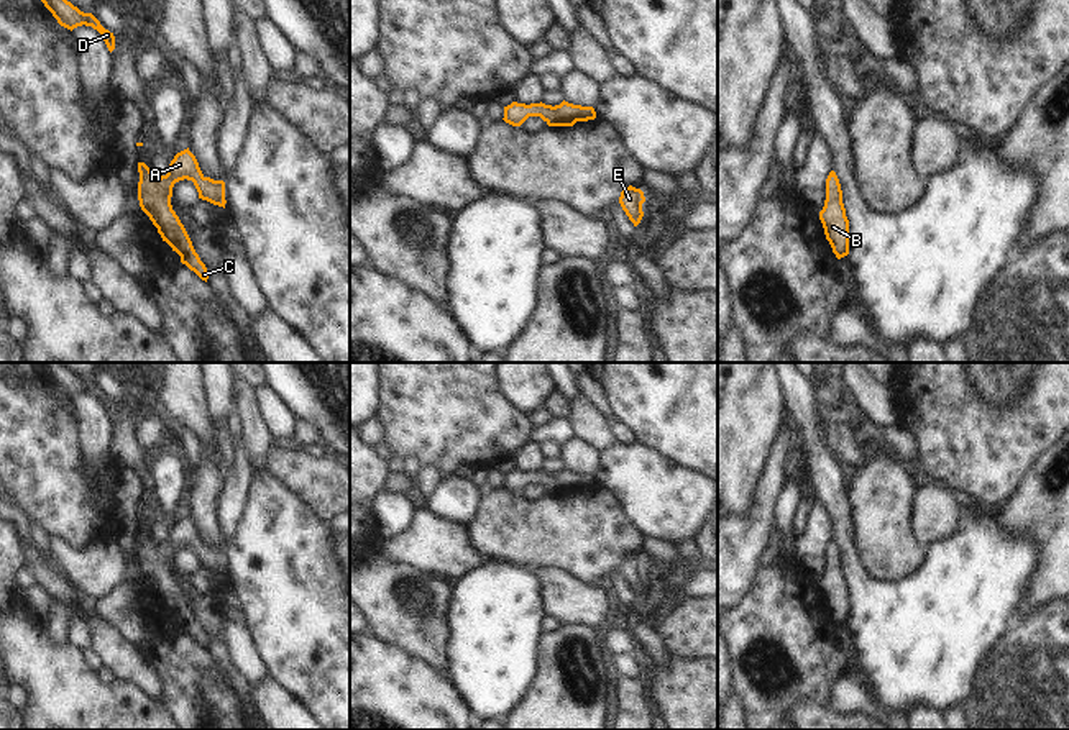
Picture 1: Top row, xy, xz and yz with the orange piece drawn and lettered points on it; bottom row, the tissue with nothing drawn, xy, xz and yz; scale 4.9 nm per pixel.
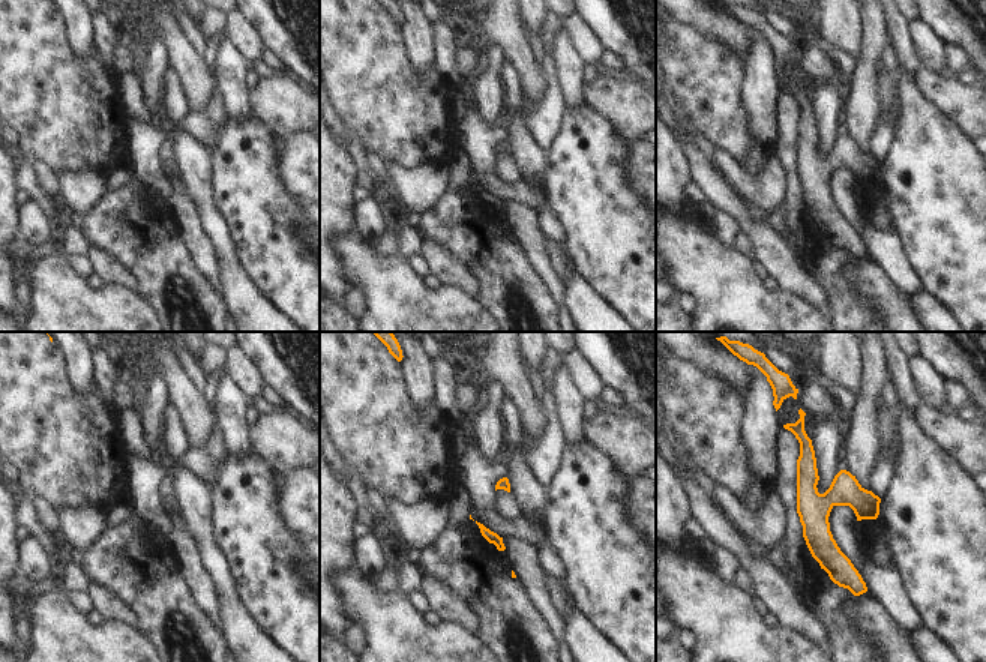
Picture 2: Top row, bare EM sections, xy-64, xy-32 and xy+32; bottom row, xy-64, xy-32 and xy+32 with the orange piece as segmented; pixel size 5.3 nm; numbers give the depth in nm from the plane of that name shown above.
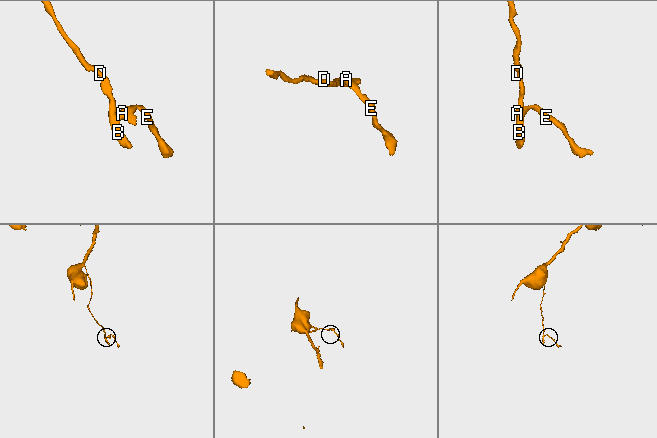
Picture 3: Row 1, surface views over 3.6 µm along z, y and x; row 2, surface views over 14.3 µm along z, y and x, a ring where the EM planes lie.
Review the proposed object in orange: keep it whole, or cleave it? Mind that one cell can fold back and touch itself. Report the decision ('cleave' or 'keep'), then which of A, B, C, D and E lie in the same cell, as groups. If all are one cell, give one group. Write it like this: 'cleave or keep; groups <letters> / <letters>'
keep; groups A B C D E

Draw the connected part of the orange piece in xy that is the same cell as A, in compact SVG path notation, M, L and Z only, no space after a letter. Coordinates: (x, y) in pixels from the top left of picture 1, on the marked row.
M189 148L174 156L166 176L154 176L145 162L138 162L138 172L138 200L141 210L158 228L163 241L181 256L181 262L207 282L209 271L195 253L184 225L172 210L172 187L179 180L192 180L199 198L225 208L225 182L205 177Z

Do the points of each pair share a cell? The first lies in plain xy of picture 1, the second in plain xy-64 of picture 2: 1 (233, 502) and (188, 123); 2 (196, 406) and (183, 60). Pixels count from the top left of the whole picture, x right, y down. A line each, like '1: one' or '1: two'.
1: one
2: one

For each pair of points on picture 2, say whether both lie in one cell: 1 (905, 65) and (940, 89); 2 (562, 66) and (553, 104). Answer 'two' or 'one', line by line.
1: two
2: two

